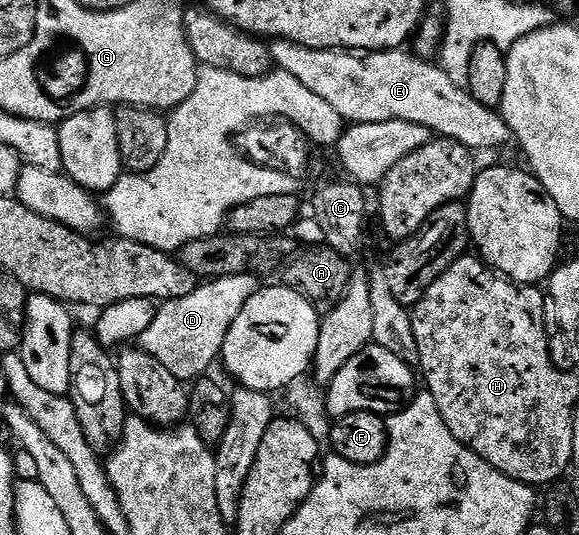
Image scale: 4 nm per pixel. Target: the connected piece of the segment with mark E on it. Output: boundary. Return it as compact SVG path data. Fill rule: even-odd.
M275 39L270 59L281 71L308 86L350 124L375 124L389 120L416 122L432 134L455 140L478 152L490 152L511 143L510 127L501 111L476 102L465 88L458 88L437 63L427 62L410 50L383 50L359 54L354 50L305 48L290 40Z

